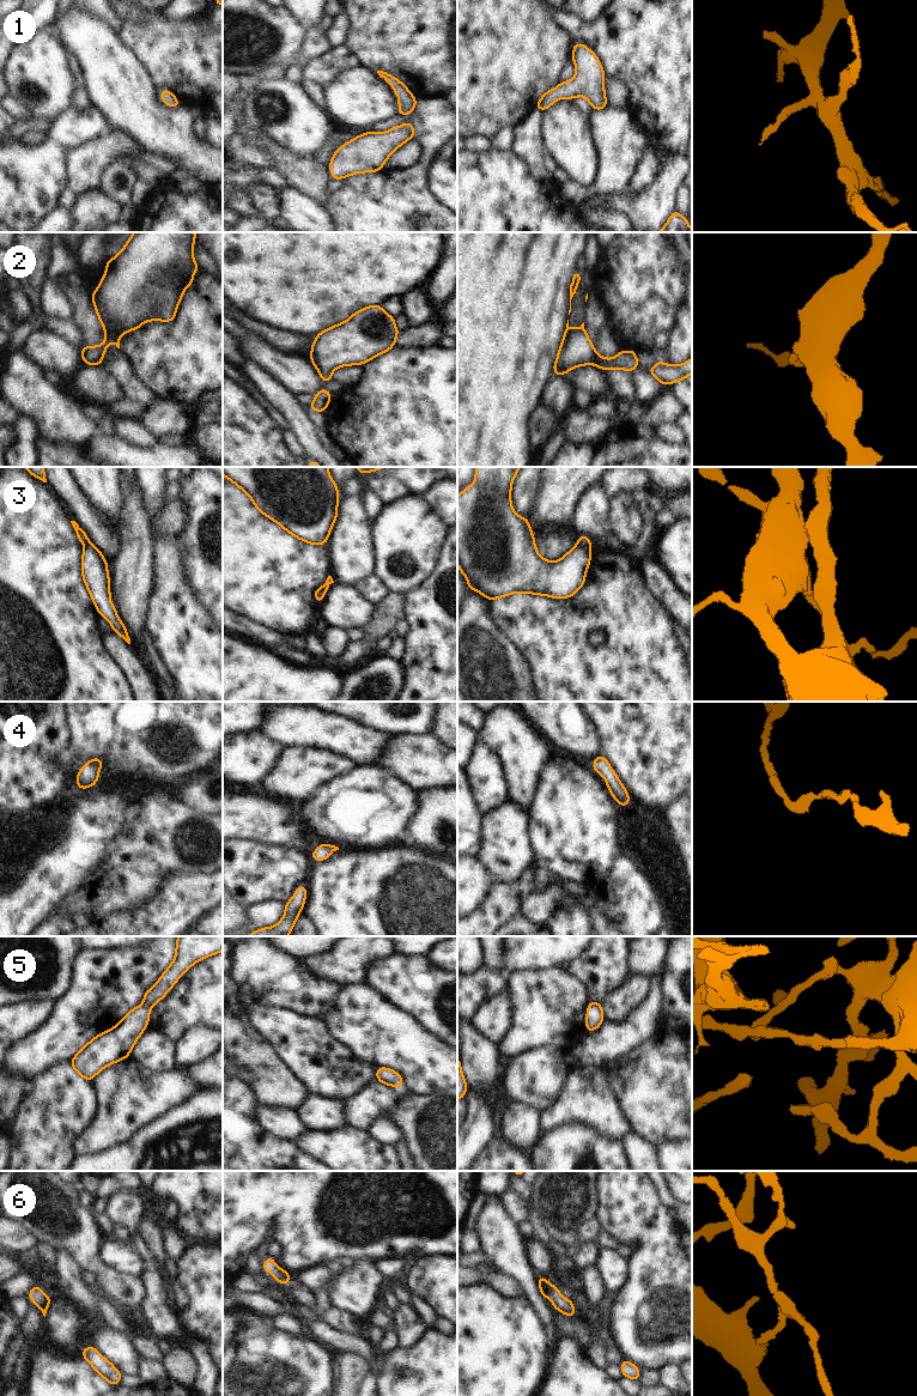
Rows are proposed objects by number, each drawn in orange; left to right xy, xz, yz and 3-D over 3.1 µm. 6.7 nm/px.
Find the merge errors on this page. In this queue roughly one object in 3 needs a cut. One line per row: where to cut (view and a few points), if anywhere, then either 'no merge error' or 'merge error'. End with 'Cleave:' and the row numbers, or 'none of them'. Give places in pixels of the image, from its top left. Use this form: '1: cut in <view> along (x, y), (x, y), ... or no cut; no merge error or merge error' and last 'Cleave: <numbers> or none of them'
1: no cut; no merge error
2: no cut; no merge error
3: cut in yz along (577, 542), (588, 550); merge error
4: no cut; no merge error
5: no cut; no merge error
6: no cut; no merge error
Cleave: 3

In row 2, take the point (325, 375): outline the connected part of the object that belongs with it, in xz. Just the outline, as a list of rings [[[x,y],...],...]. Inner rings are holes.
[[[379,304],[368,305],[351,315],[342,323],[327,328],[316,335],[311,345],[310,360],[323,382],[332,381],[332,371],[346,365],[363,365],[376,356],[388,352],[395,346],[400,330],[395,327],[395,317],[388,315]]]

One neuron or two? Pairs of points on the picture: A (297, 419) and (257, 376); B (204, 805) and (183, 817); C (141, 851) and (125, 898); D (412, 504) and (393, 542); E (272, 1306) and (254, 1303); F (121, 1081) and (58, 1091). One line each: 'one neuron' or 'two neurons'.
A: one neuron
B: two neurons
C: one neuron
D: one neuron
E: one neuron
F: two neurons

